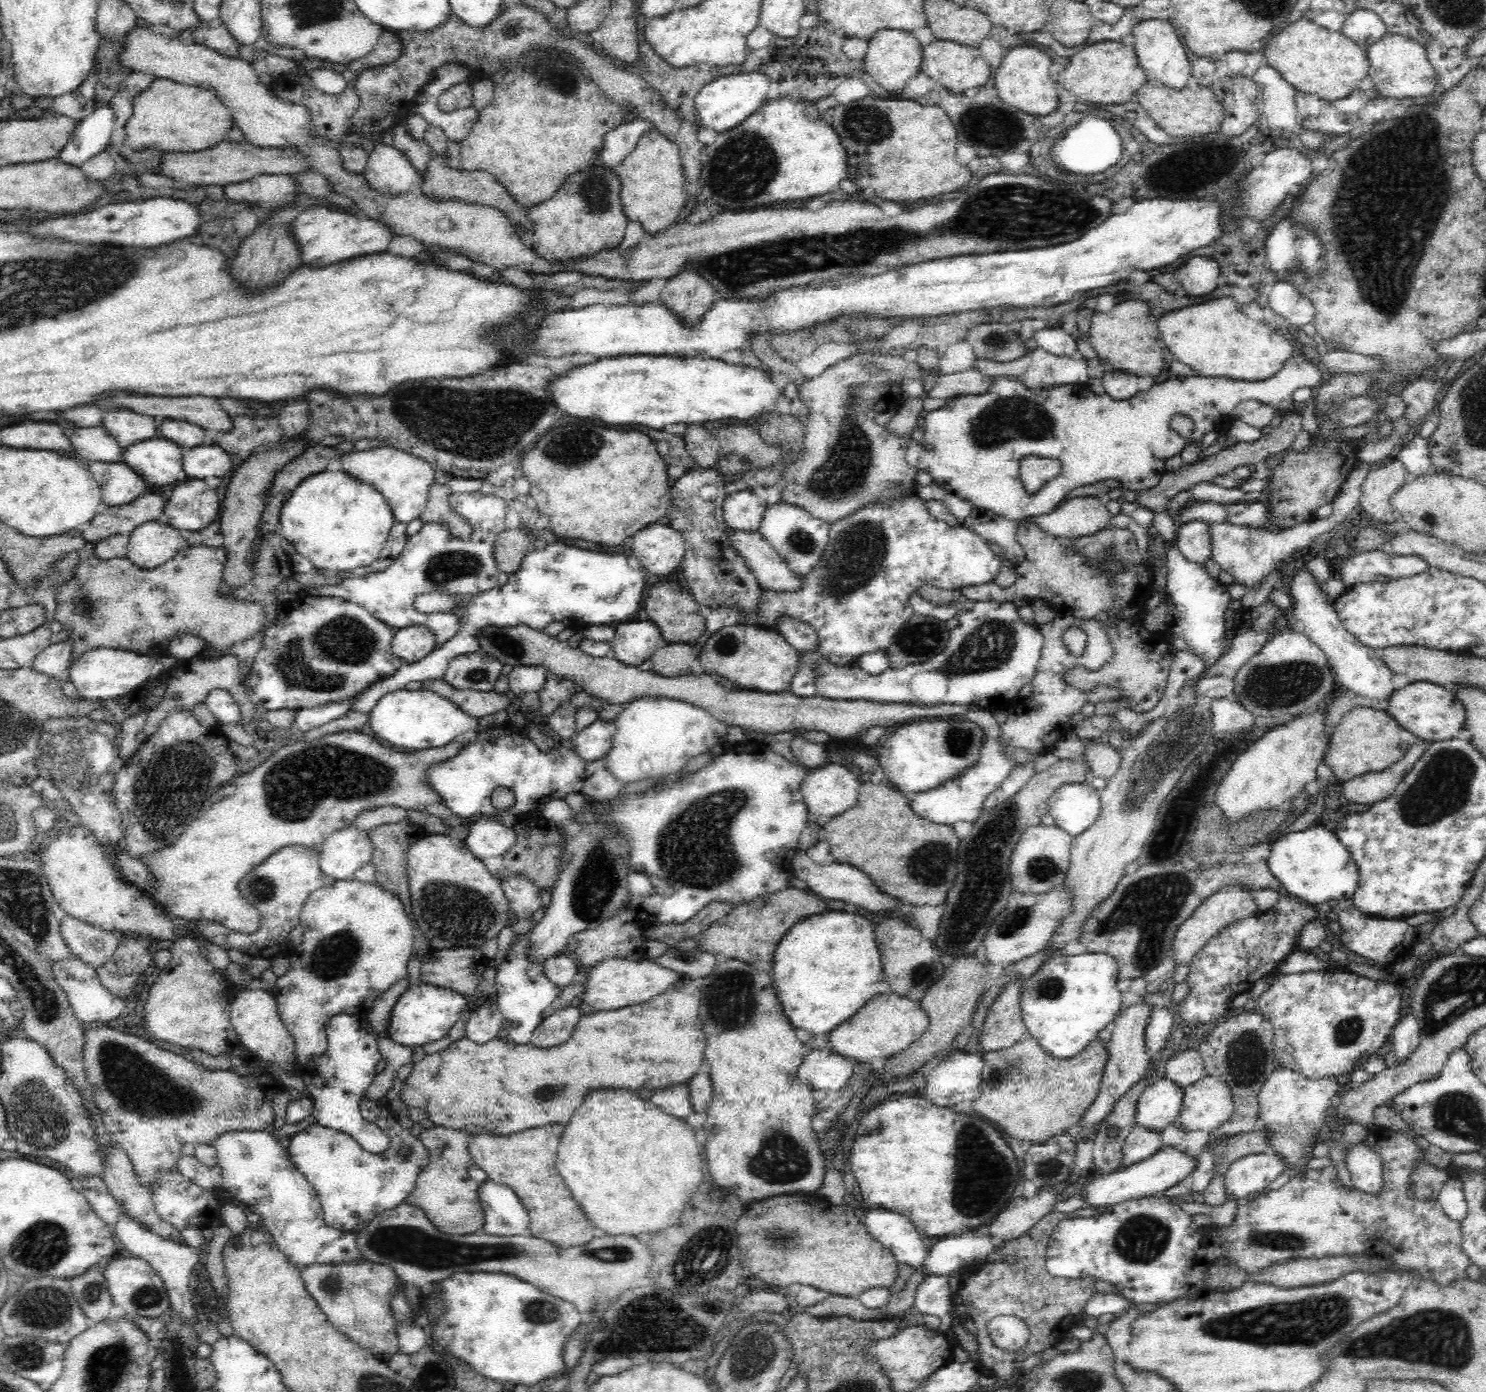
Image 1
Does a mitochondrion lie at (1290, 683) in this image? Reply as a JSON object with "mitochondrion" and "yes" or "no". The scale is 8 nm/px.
{"mitochondrion":"yes"}

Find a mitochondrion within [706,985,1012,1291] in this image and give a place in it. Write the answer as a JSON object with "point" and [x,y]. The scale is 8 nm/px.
{"point":[780,1160]}

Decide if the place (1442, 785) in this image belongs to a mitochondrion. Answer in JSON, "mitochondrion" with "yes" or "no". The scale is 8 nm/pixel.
{"mitochondrion":"yes"}

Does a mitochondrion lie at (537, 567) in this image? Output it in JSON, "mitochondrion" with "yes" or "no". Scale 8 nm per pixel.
{"mitochondrion":"no"}

